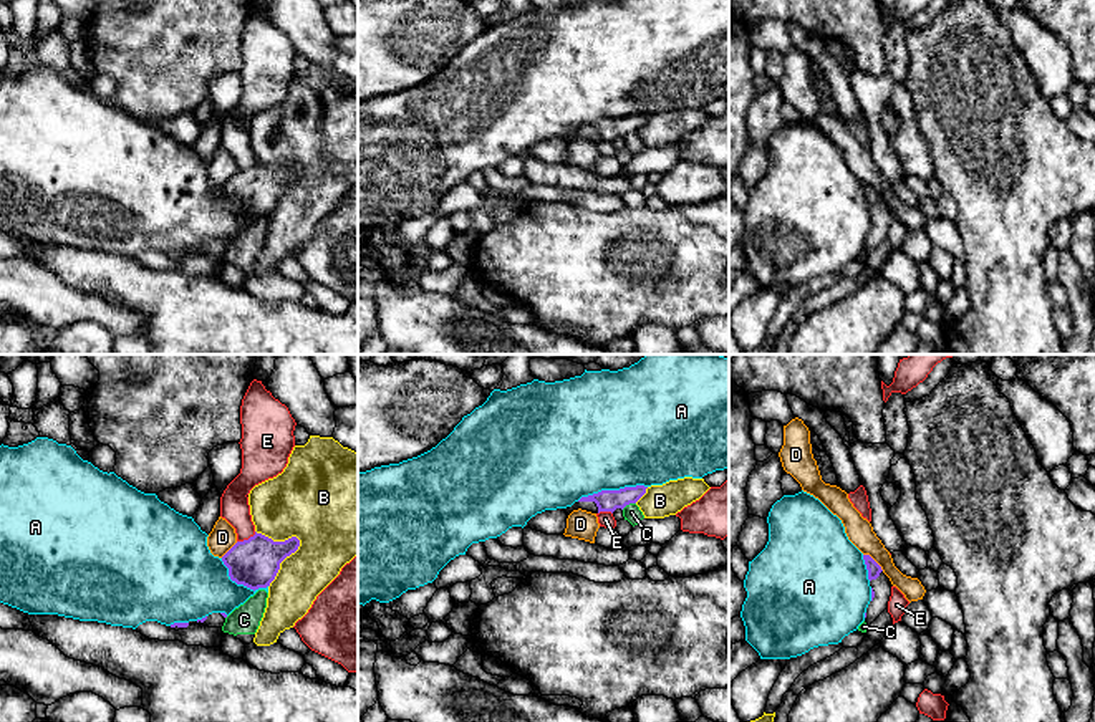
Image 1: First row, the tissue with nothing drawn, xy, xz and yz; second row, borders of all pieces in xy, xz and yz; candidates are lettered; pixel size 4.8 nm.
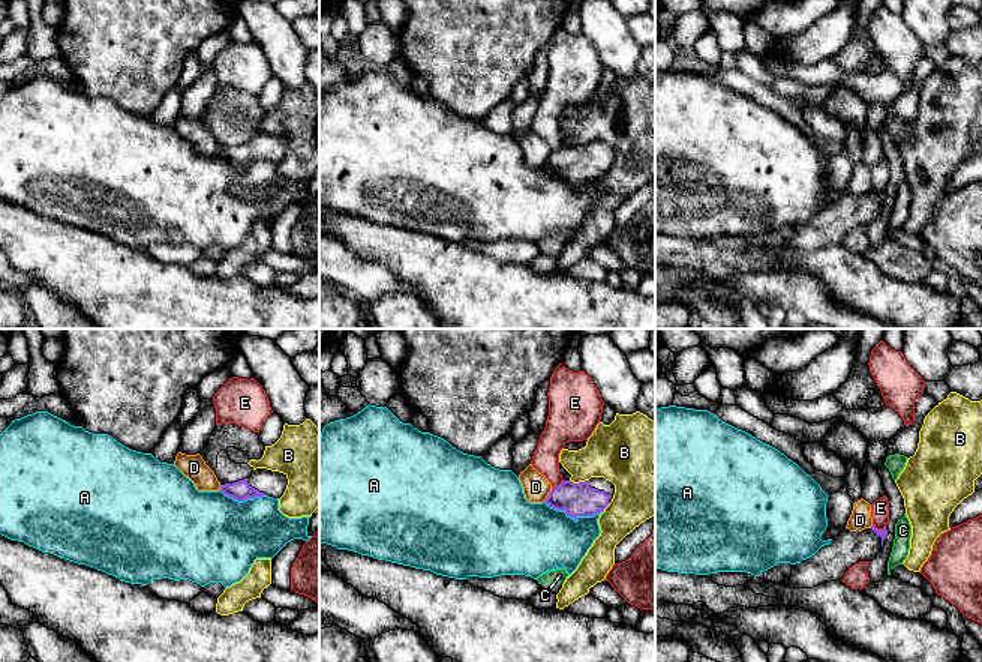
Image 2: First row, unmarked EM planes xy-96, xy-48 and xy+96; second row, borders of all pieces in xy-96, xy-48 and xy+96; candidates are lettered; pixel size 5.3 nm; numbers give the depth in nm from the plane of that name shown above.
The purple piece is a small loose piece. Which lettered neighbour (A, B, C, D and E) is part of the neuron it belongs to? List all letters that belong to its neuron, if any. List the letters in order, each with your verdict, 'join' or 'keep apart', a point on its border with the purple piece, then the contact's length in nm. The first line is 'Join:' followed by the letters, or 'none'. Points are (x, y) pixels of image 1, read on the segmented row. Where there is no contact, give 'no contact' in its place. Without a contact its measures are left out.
Join: none
A: keep apart | xz (612, 490) | 360 nm
B: keep apart | xy (299, 543) | 280 nm
C: keep apart | xz (628, 504) | 80 nm
D: keep apart | yz (873, 560) | 130 nm
E: keep apart | xy (246, 540) | 110 nm

